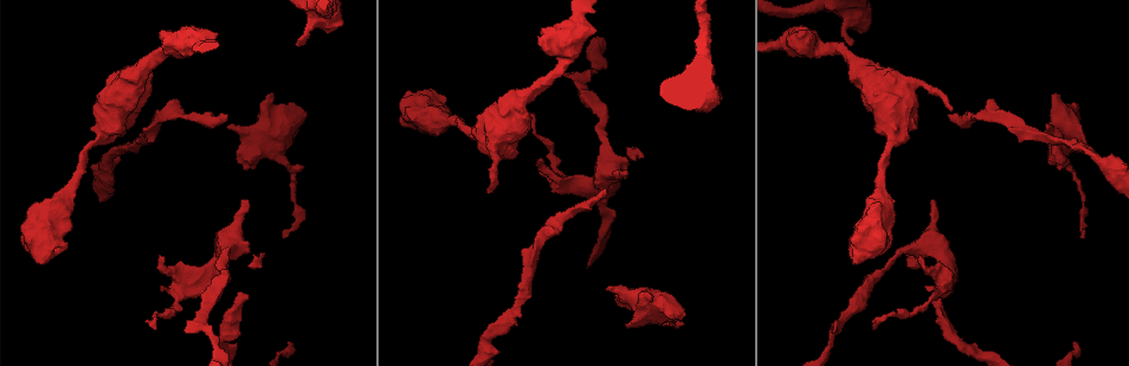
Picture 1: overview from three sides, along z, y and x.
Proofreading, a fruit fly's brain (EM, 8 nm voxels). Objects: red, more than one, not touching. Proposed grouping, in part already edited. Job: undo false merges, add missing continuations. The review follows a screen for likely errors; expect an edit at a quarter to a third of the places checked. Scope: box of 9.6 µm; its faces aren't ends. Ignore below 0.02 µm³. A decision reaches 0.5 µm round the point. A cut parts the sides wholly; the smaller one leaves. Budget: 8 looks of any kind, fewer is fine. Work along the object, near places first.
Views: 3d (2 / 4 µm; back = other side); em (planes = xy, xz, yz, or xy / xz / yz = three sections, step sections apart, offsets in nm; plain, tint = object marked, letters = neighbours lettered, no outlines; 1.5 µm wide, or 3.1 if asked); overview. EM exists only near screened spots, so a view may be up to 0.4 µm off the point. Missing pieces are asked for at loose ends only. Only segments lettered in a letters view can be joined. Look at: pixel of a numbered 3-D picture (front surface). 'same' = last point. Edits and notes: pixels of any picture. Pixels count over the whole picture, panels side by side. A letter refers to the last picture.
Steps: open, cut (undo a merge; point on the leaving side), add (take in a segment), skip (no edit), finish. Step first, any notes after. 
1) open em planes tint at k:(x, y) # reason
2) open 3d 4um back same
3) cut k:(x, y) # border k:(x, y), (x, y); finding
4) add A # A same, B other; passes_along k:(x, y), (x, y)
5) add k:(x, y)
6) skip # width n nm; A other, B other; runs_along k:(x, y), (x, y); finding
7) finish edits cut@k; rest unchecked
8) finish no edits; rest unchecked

open em planes letters at 1:(953, 109) # branch stops here

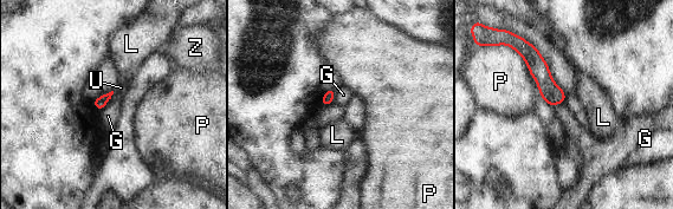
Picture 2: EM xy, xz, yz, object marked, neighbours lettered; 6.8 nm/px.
skip # G other, L other, P other, U other, Z other; no lettered segment goes on from it

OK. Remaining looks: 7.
open em planes tint at 1:(228, 127) # an open end

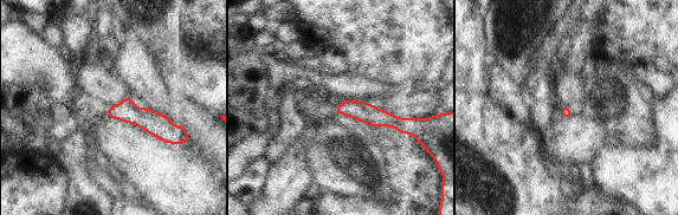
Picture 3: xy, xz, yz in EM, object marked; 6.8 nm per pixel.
open em planes letters same # what lies round it

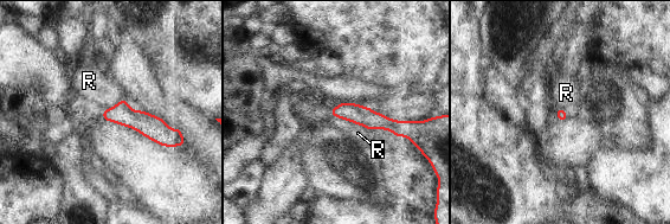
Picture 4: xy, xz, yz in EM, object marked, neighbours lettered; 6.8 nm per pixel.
skip # longest_contact R 280 nm; R other; none of them fits

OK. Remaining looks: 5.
open em xy step 8 letters at 1:(948, 114) # free end

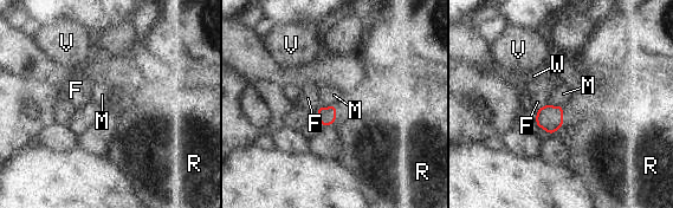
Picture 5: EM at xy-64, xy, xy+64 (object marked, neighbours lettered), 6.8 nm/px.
skip # F other, M other, R other, V other, W other; border 5:(547, 104), (562, 105); no lettered segment goes on from it

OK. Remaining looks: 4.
finish no edits; rest unchecked

